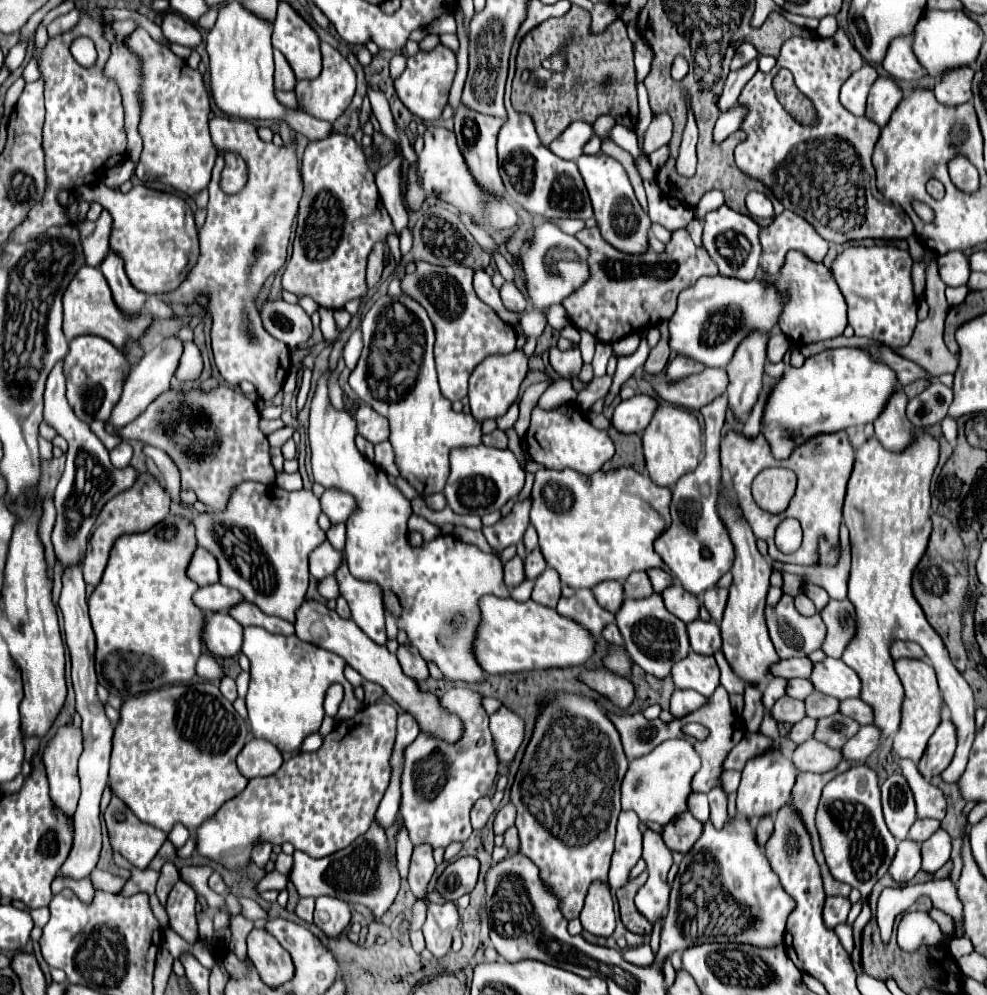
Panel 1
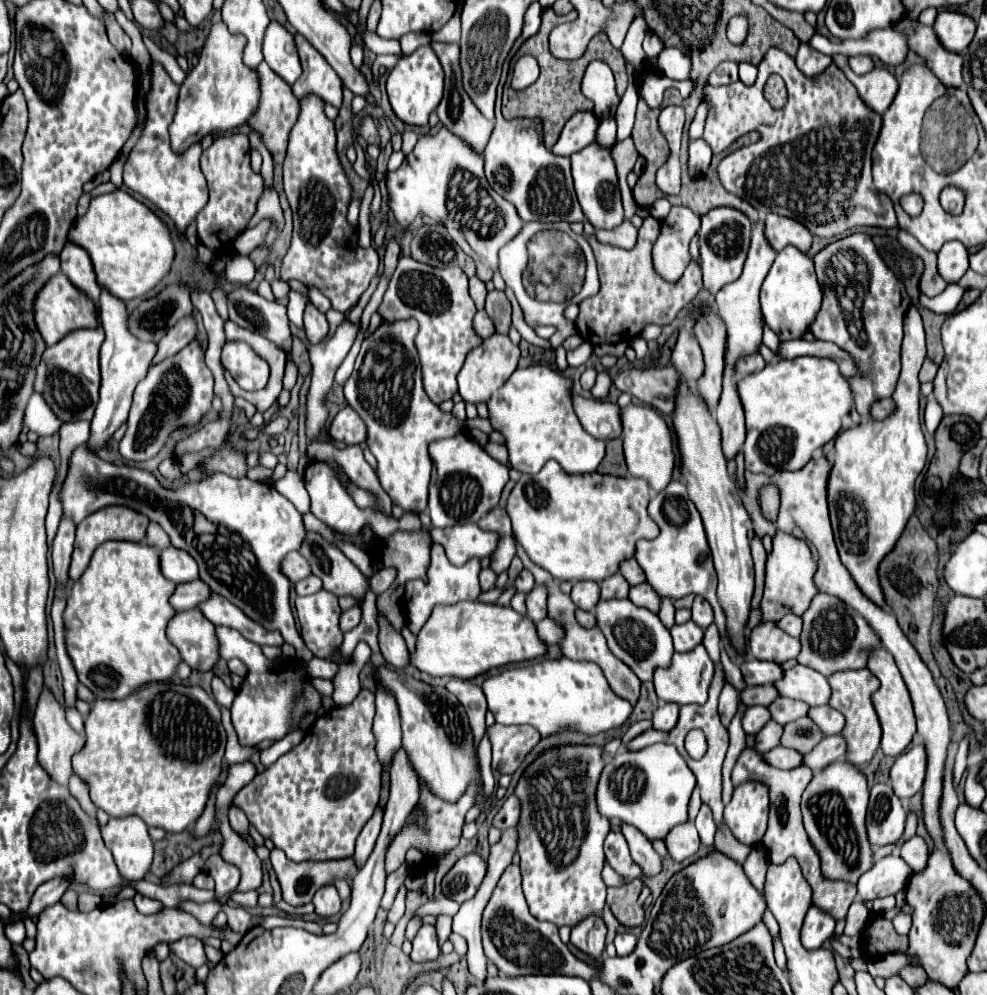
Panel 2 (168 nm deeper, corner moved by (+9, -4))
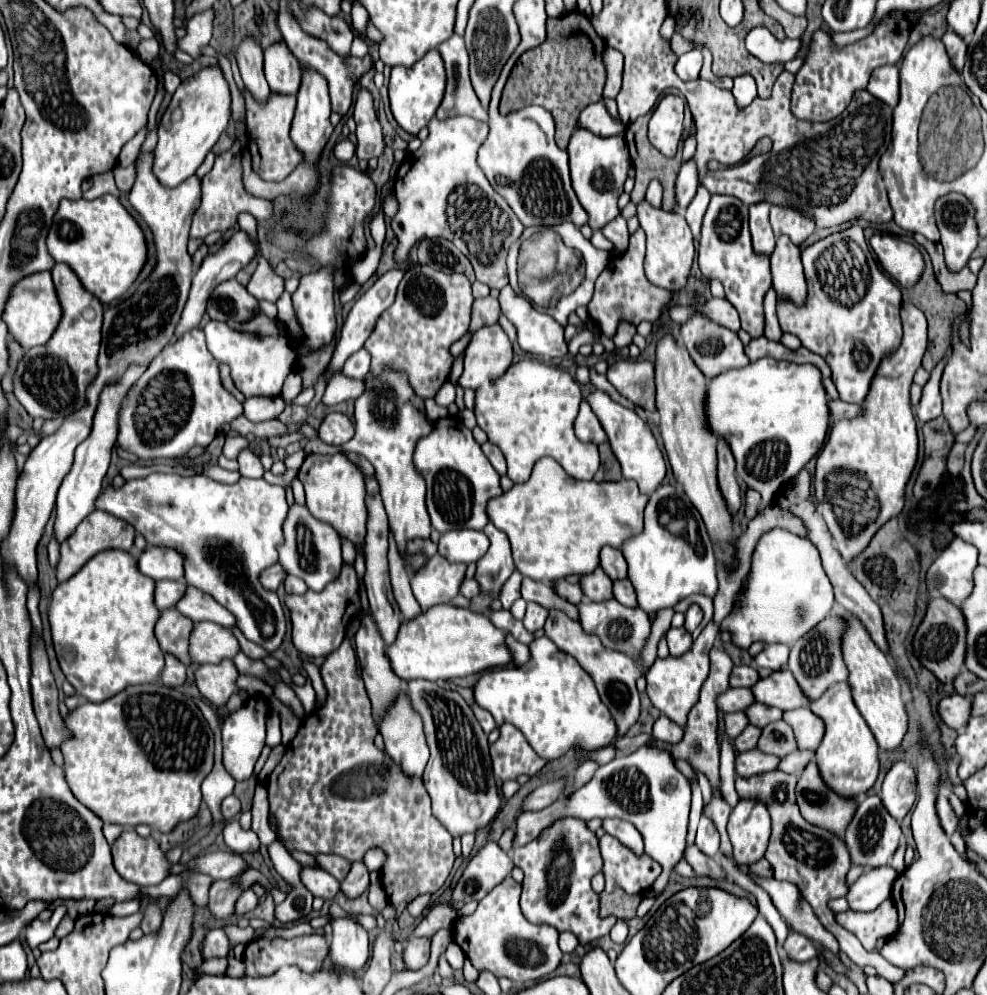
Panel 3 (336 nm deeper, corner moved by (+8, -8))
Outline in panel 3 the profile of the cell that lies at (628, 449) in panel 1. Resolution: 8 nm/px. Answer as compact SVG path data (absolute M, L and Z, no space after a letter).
M601 443L599 445L599 453L601 453L601 467L599 467L597 475L595 475L595 481L619 481L619 479L623 479L619 461L613 455L611 445L609 443Z

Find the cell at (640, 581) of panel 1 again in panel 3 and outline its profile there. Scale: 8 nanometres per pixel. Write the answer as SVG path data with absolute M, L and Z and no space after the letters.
M597 567L593 575L585 575L581 579L581 587L585 591L585 597L591 601L613 599L613 581L601 571L601 567Z

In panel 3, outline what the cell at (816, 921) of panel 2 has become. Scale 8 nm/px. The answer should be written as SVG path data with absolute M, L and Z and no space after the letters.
M789 933L783 949L795 961L809 961L817 957L817 947L801 933Z

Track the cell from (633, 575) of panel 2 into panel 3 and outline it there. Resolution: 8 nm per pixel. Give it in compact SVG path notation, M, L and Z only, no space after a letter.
M603 547L601 551L601 569L613 579L627 579L627 563L621 551L613 551L613 547Z

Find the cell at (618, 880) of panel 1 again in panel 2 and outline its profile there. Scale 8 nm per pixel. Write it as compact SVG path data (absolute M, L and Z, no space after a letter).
M610 831L608 837L606 837L606 841L604 841L604 851L606 851L608 865L624 879L624 883L630 883L632 879L636 879L636 877L642 875L640 867L630 857L628 843L626 843L626 839L624 839L622 833Z

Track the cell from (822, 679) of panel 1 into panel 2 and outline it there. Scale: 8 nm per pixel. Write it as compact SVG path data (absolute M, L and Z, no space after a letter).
M796 665L788 671L784 671L784 677L774 683L776 691L780 691L780 697L798 699L808 703L810 707L826 705L830 699L830 685L824 675L810 667Z

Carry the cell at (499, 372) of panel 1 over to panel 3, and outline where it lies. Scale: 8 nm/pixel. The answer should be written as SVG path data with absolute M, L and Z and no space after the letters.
M499 325L481 327L475 331L465 349L465 367L459 377L463 389L477 391L485 383L497 381L511 367L513 347Z

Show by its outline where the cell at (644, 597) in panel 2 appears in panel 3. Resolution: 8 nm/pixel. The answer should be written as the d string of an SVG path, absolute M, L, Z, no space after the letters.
M623 579L623 581L615 581L613 585L613 593L615 593L615 599L627 607L637 607L637 593L635 593L635 587L631 585L629 579Z

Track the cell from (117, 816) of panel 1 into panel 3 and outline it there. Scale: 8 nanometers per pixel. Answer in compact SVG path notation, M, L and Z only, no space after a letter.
M135 829L123 831L111 845L113 865L117 873L141 887L159 885L171 875L171 861L151 837L141 837Z

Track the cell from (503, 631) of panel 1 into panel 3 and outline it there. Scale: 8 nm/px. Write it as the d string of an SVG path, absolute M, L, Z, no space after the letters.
M435 605L413 621L401 625L397 641L387 649L387 655L393 671L405 681L451 681L481 673L489 667L509 665L513 661L513 653L509 651L505 639L507 633L497 629L483 613L473 613L455 605Z

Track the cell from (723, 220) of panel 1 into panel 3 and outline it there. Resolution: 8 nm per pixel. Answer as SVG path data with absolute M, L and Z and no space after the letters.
M729 195L711 197L711 203L701 227L697 259L699 259L701 273L709 281L719 279L723 283L729 303L733 303L733 307L739 311L741 329L745 329L753 339L761 337L765 329L763 299L771 287L769 257L753 255L751 235L749 235L749 225L747 225L747 207L739 199L733 199Z

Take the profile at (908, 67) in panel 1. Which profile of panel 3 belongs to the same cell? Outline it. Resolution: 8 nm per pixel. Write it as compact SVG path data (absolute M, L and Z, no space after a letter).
M755 27L747 35L747 51L761 61L791 61L801 49L799 39L777 41L765 27Z

